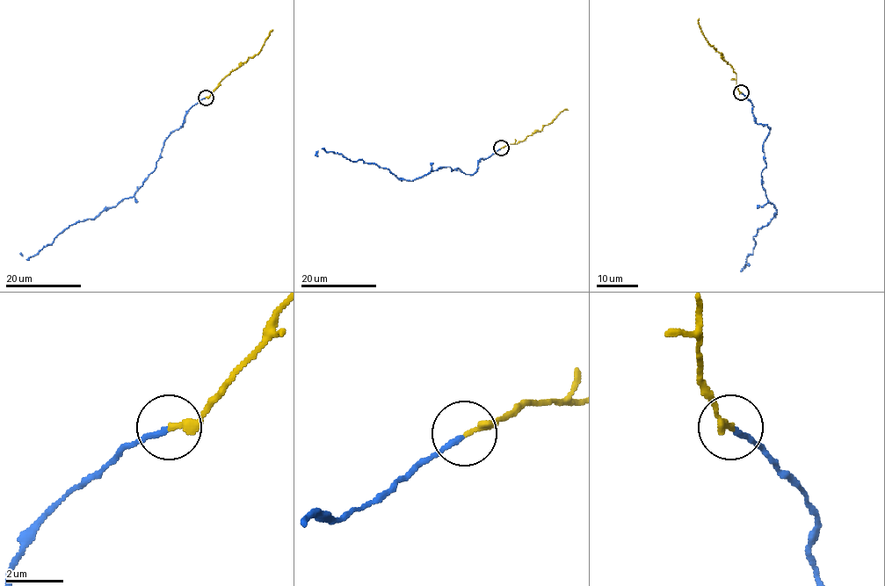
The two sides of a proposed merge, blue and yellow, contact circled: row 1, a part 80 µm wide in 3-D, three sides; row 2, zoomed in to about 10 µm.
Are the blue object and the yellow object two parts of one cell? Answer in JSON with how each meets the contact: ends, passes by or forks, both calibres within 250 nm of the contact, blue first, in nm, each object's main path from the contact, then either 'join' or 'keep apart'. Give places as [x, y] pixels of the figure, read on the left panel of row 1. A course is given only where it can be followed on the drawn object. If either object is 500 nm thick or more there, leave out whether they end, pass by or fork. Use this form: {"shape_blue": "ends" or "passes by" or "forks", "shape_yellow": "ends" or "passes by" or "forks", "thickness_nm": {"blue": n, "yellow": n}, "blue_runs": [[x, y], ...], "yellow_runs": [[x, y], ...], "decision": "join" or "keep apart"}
{"shape_blue": "ends", "shape_yellow": "ends", "thickness_nm": {"blue": 170, "yellow": 280}, "blue_runs": [[206, 97], [192, 107], [182, 126], [164, 142], [154, 170], [132, 197], [64, 228], [27, 259], [21, 253]], "yellow_runs": [[206, 97], [232, 70], [260, 51], [272, 30]], "decision": "join"}

